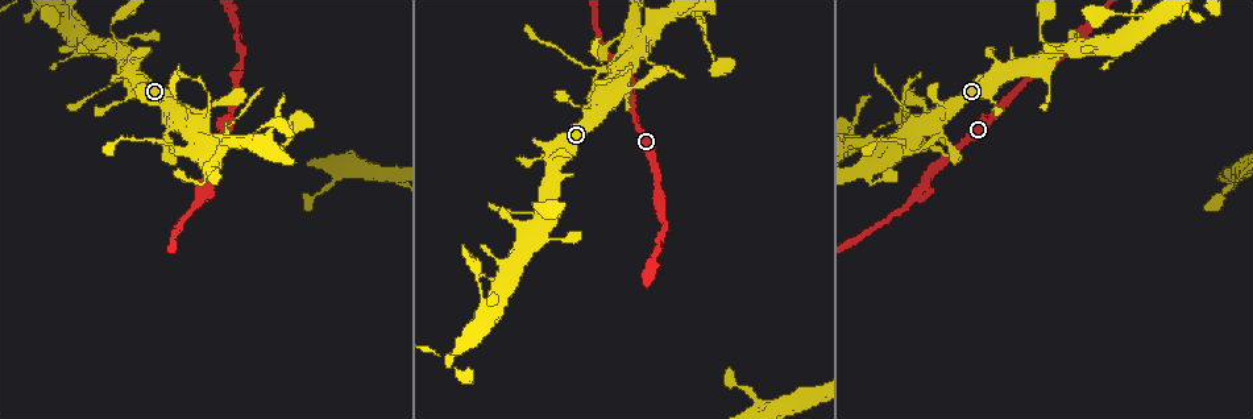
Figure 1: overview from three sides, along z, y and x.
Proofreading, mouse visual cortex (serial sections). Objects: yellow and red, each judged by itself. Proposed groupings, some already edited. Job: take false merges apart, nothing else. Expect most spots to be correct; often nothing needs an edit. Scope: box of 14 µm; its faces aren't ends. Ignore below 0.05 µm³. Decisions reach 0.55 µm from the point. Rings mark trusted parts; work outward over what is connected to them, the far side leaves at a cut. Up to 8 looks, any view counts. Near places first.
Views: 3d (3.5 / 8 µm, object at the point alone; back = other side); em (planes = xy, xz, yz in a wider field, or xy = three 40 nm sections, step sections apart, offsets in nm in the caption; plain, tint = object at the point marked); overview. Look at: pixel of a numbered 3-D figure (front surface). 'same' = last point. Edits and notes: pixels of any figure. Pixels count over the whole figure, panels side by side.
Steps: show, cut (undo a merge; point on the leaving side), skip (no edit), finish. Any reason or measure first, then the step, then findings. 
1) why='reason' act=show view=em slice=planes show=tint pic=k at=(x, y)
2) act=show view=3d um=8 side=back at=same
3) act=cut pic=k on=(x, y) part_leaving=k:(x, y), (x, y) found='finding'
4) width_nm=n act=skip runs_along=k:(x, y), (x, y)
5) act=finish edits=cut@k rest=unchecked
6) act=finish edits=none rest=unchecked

why='a fork' act=show view=3d um=3.5 pic=1 at=(920, 184)

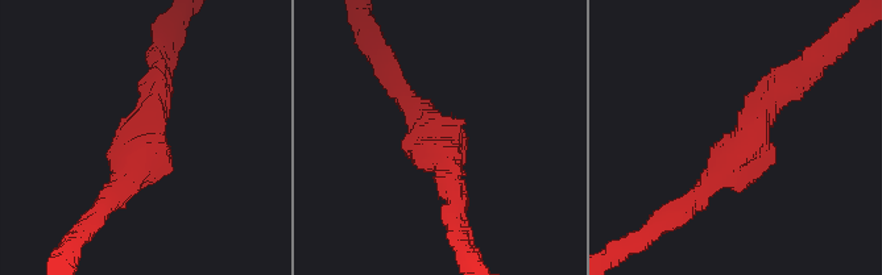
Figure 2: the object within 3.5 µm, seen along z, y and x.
act=show view=em slice=xy step=2 show=tint pic=2 at=(152, 141)

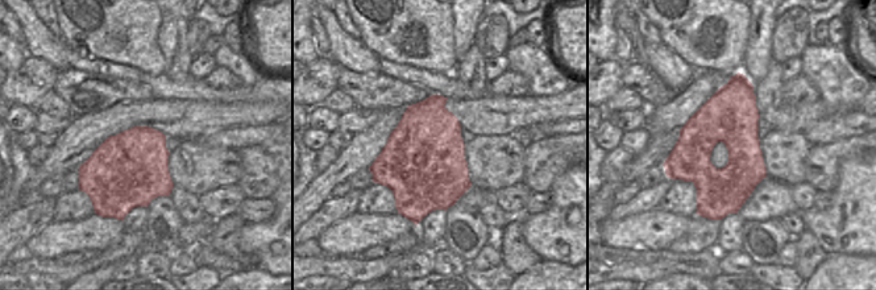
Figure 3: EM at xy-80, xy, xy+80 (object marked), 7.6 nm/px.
act=skip runs_along=2:(799, 75), (765, 103), (691, 200) found='all the same cell'

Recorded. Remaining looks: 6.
why='sharp bend' act=show view=3d um=3.5 side=back pic=1 at=(615, 80)

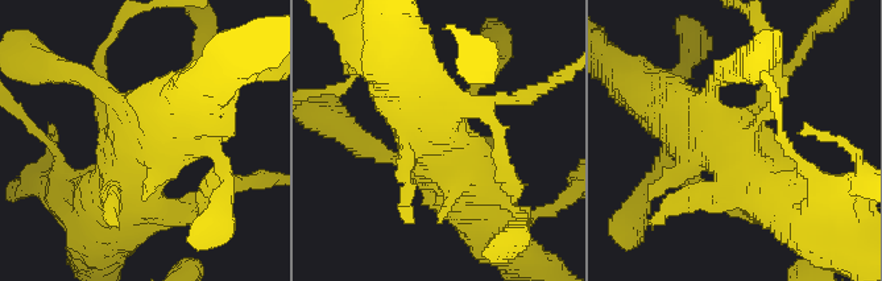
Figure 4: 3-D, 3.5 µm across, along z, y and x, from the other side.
act=show view=em slice=planes show=tint pic=4 at=(435, 143)

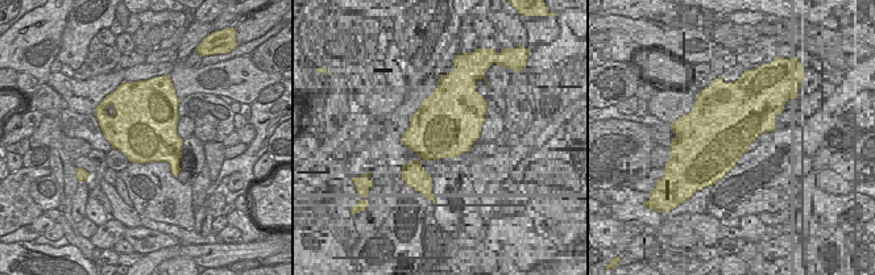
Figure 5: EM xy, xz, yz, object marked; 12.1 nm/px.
width_nm=900 act=skip runs_along=4:(649, 96), (720, 136), (767, 193) found='all the same cell'

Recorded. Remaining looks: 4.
why='abrupt turn' act=show view=3d um=3.5 side=back pic=1 at=(303, 121)

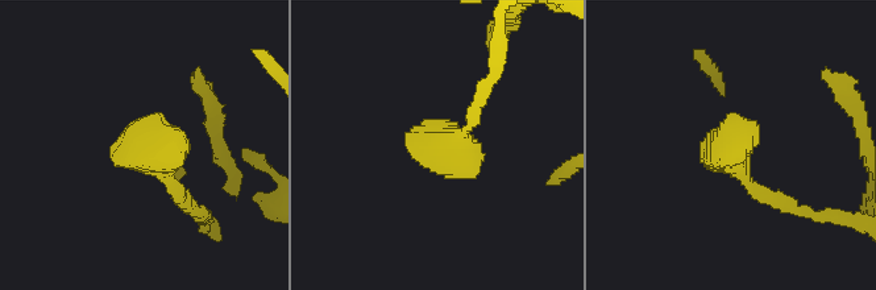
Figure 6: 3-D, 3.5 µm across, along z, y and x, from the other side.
why='shape alone is not enough' act=show view=em slice=xy step=2 show=tint pic=6 at=(732, 145)

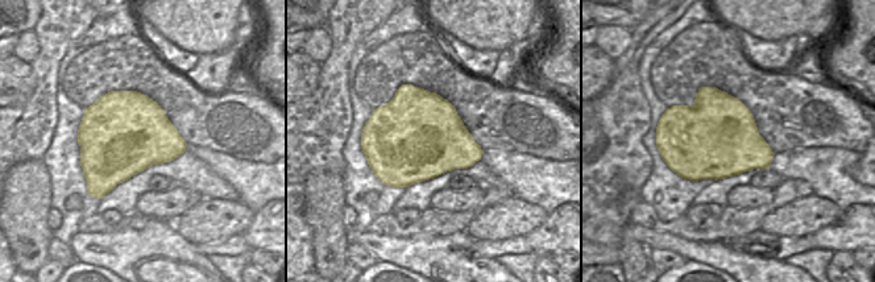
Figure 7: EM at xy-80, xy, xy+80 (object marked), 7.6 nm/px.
act=skip runs_along=6:(186, 203), (150, 146), (109, 146) found='one cell here'

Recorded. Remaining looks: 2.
act=finish edits=none rest=unchecked

